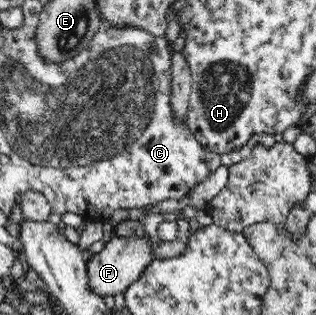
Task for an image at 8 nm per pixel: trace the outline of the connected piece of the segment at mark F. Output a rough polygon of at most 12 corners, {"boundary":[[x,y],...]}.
{"boundary":[[149,235],[114,236],[86,260],[87,286],[114,297],[153,261]]}

